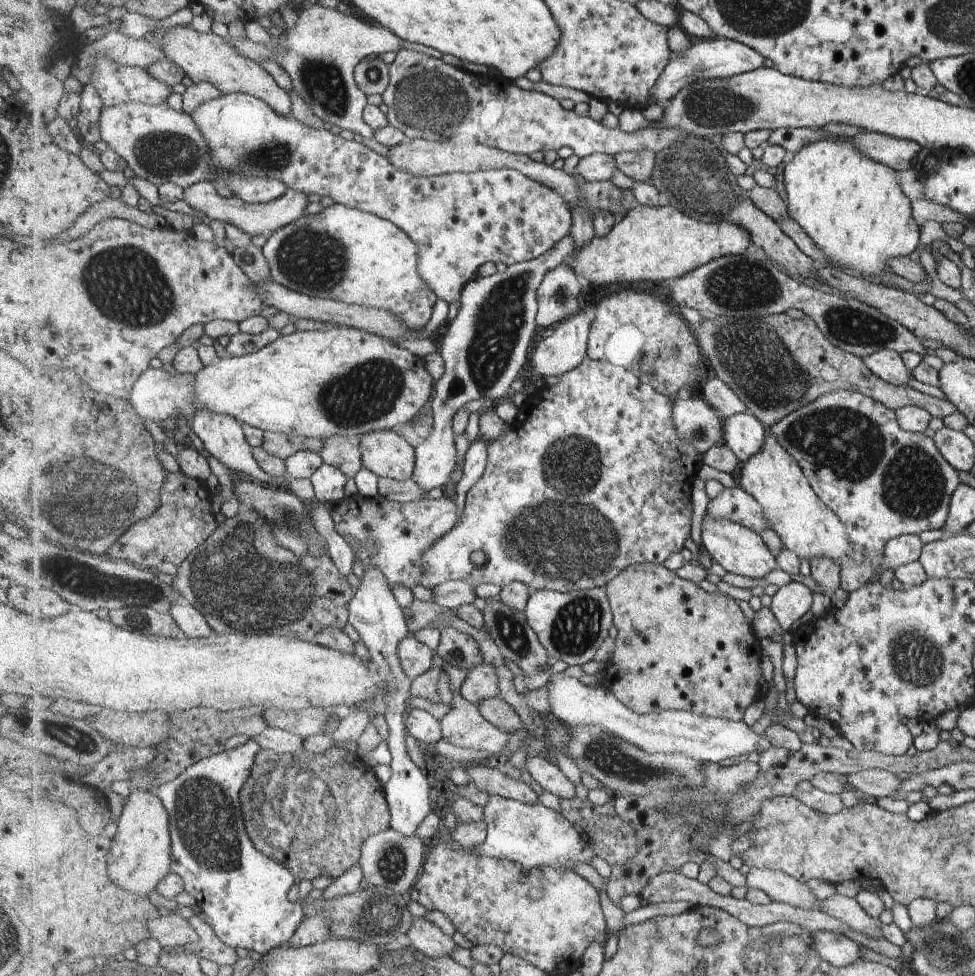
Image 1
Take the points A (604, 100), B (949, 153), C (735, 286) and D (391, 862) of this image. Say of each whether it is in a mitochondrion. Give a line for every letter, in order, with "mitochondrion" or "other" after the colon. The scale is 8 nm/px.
A: other
B: other
C: mitochondrion
D: mitochondrion

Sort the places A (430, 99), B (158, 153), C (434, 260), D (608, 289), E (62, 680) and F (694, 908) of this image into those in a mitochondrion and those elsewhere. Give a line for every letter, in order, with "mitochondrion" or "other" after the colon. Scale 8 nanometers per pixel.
A: mitochondrion
B: mitochondrion
C: other
D: other
E: other
F: other

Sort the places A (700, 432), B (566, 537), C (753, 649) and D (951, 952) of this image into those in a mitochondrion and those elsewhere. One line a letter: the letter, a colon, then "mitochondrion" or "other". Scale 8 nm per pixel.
A: mitochondrion
B: mitochondrion
C: other
D: mitochondrion

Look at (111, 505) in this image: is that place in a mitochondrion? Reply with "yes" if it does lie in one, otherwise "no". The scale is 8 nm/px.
yes

